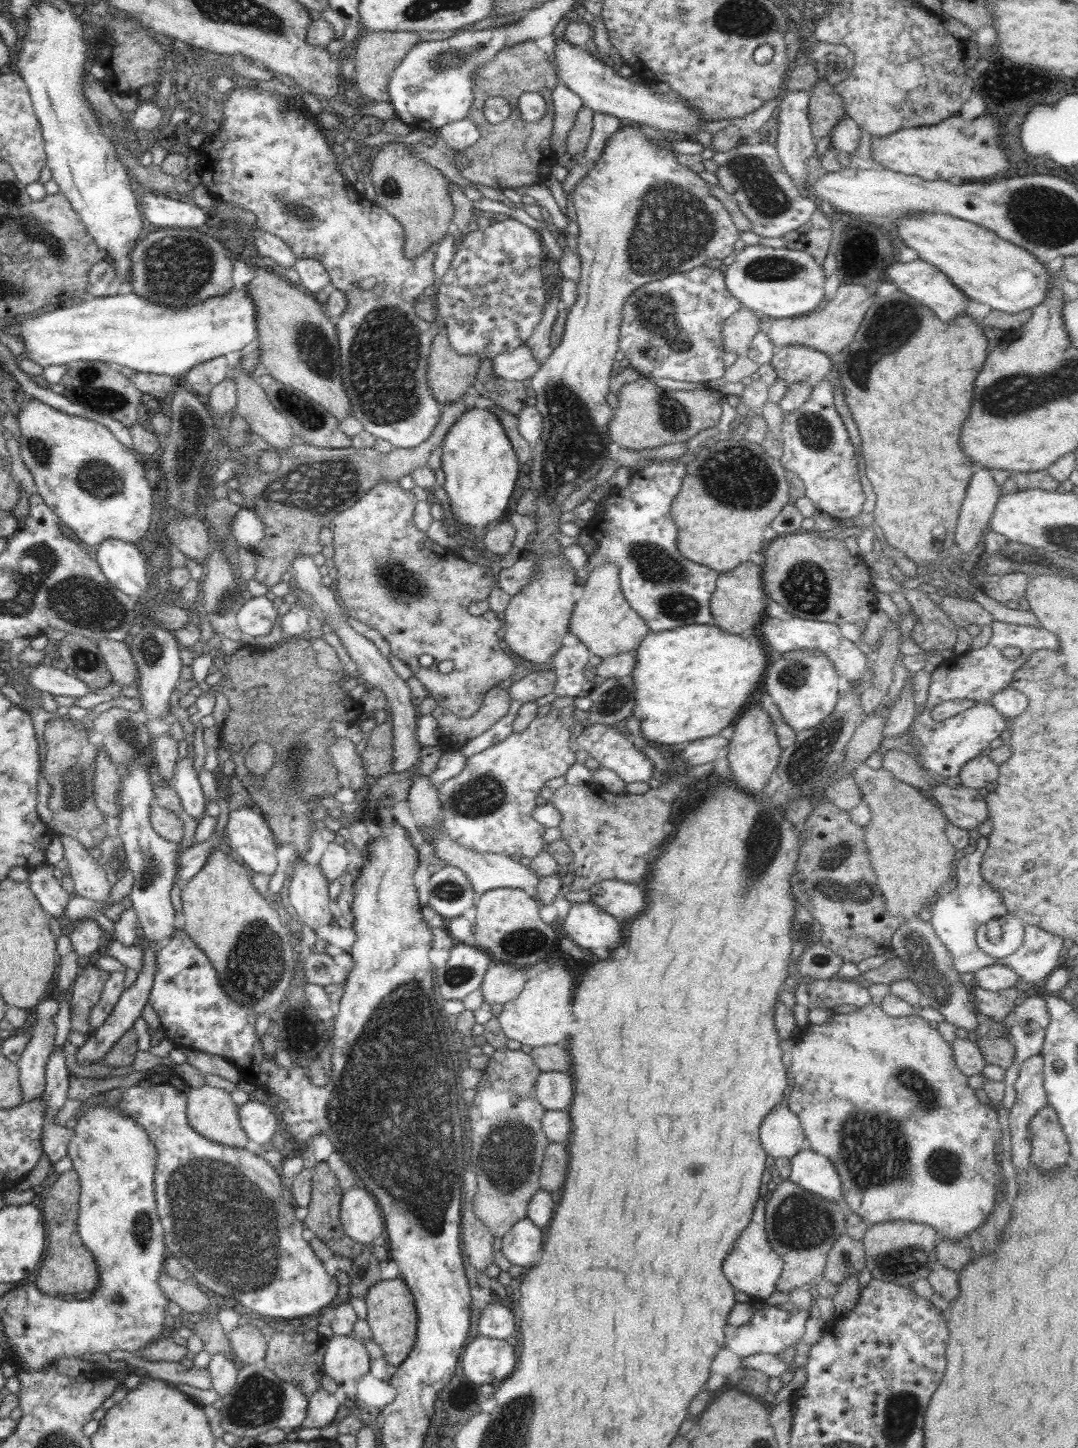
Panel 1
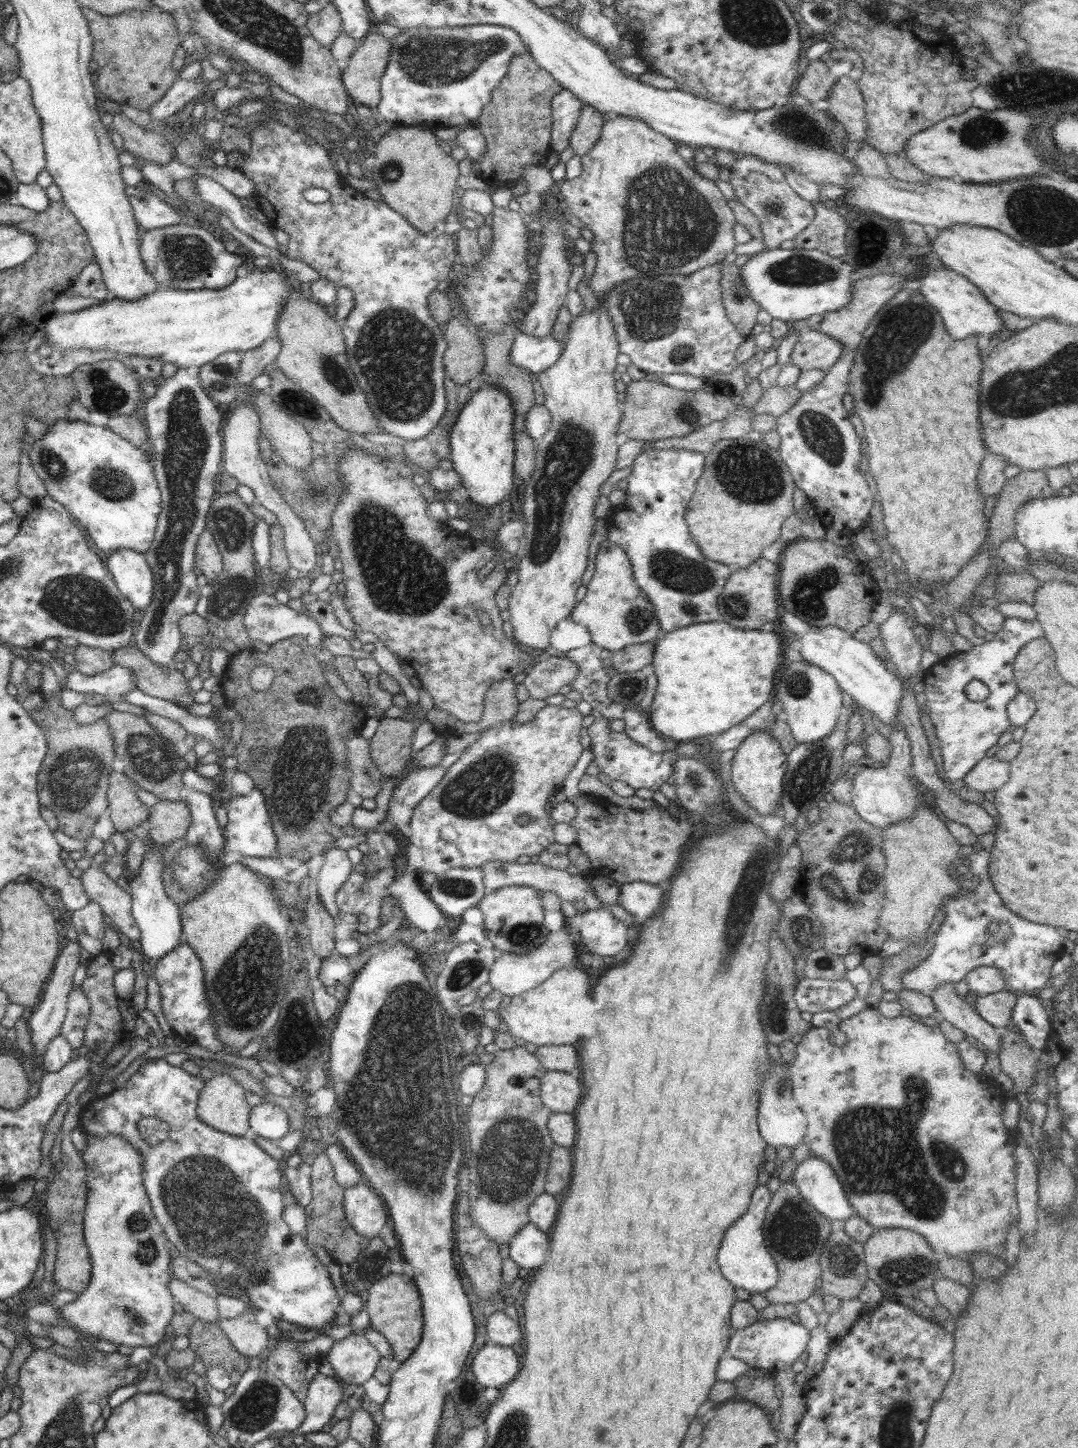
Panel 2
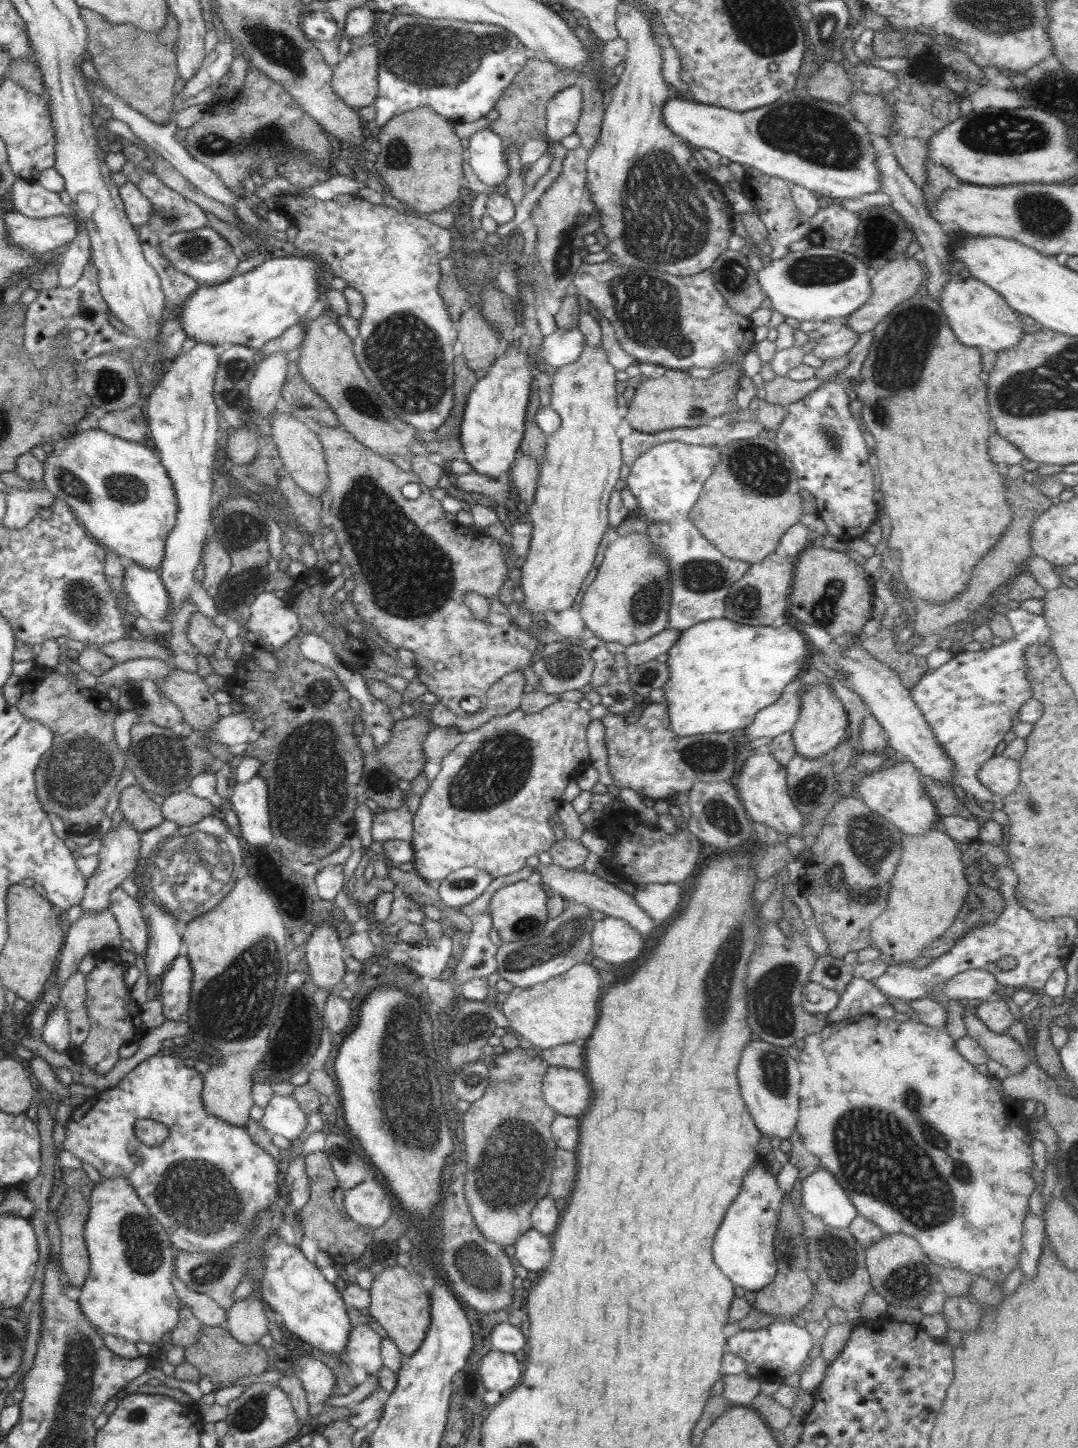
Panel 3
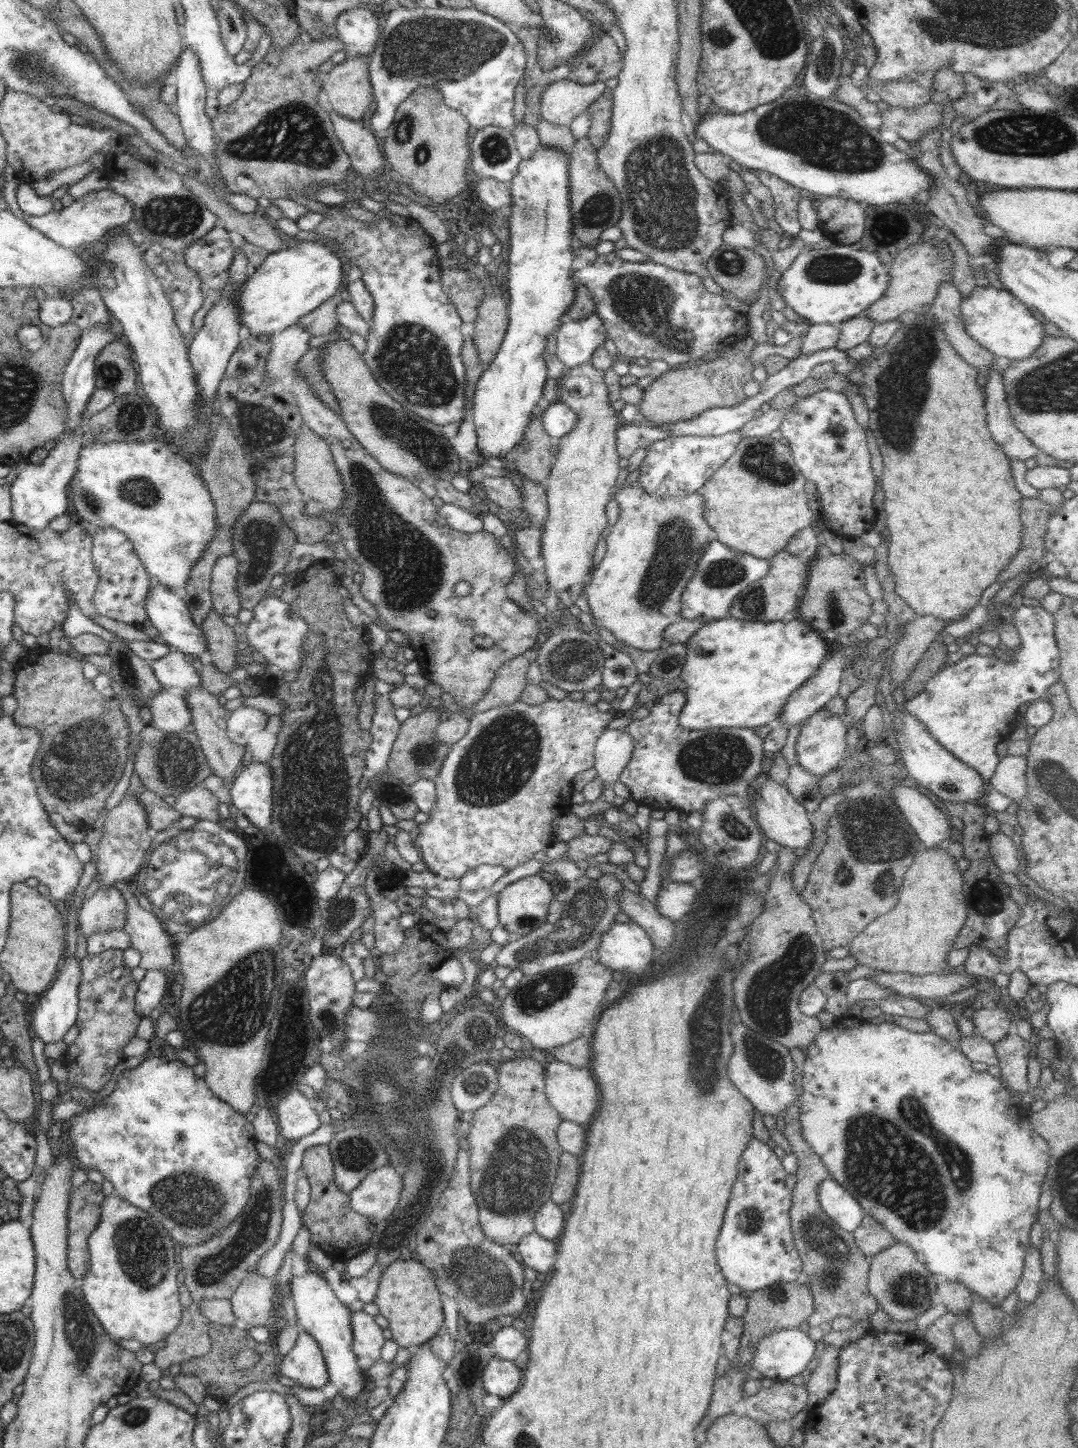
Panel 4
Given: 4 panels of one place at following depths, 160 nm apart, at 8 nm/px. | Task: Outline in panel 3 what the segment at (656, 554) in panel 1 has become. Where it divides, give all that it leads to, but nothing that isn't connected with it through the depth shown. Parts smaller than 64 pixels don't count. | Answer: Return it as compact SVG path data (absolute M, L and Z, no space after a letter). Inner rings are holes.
M680 441L663 442L646 449L631 464L627 478L627 488L638 499L638 511L634 517L629 516L615 529L619 536L627 536L629 532L645 532L651 544L666 555L671 570L671 595L669 606L668 627L684 630L710 619L722 618L726 595L731 592L731 586L742 578L749 569L750 563L724 556L710 541L699 533L699 530L687 518L702 492L705 480L712 474L714 466L718 464L720 446L702 446L701 444L686 444ZM654 520L653 525L645 521Z

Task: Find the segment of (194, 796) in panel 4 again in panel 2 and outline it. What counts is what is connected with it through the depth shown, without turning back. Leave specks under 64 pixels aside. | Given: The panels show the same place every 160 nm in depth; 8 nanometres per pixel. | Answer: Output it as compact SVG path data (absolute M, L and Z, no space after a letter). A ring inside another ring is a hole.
M161 800L150 807L148 818L138 832L148 834L159 847L182 839L191 823L190 809L185 801Z

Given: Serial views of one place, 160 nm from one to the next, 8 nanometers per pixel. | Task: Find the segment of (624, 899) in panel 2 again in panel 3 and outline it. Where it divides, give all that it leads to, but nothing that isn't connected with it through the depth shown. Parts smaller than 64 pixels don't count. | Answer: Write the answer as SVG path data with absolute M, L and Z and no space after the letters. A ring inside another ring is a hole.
M646 883L635 885L636 892L633 896L636 904L656 922L668 921L680 910L682 884Z

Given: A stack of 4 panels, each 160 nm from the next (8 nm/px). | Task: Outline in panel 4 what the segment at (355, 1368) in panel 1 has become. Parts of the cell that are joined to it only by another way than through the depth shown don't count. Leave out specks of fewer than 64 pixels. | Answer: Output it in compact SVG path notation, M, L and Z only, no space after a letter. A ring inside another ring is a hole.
M366 1312L351 1313L353 1344L352 1351L357 1358L380 1359L385 1344L383 1329L376 1324L374 1317Z

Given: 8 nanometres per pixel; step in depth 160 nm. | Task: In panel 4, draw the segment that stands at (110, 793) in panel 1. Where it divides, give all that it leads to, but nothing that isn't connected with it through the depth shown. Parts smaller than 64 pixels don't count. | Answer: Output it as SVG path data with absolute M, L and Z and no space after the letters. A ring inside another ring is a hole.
M151 790L142 791L139 794L139 802L147 812L149 827L154 828L156 831L170 828L182 817L177 810L174 810L173 806L170 806L161 796L154 794Z

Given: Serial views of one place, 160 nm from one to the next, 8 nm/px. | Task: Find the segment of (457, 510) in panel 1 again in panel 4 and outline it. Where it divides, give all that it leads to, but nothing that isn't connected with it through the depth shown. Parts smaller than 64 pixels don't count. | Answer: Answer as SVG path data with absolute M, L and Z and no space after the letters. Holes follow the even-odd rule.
M541 144L541 150L536 155L532 155L528 161L521 160L518 174L509 183L512 200L507 209L506 223L510 231L510 254L505 268L497 271L498 284L506 284L510 295L509 323L500 351L478 380L472 407L472 422L478 435L477 446L483 456L512 456L514 448L522 441L536 405L543 398L548 379L543 358L546 336L564 322L575 297L571 266L576 258L574 250L582 246L575 244L571 226L569 164L570 155Z

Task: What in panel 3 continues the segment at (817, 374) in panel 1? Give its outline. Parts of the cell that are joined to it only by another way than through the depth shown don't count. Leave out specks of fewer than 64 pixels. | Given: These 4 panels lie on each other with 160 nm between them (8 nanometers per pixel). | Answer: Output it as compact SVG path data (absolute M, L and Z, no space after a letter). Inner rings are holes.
M831 321L820 322L808 335L808 341L813 344L812 355L822 361L846 355L857 344L860 336L849 326Z

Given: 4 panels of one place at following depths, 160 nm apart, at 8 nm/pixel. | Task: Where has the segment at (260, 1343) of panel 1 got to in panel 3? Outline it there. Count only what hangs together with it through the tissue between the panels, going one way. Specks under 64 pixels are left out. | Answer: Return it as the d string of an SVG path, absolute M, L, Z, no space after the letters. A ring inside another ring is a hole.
M253 1292L245 1299L234 1301L227 1309L225 1328L236 1341L244 1345L257 1344L273 1326L264 1310L263 1301Z

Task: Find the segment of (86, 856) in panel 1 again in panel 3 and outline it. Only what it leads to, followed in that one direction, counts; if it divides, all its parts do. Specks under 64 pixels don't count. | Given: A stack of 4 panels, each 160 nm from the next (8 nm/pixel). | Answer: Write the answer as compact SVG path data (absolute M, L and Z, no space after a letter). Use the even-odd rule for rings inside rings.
M121 887L112 890L111 893L109 908L114 919L118 921L122 938L129 940L136 952L145 956L149 938L139 900L132 898Z

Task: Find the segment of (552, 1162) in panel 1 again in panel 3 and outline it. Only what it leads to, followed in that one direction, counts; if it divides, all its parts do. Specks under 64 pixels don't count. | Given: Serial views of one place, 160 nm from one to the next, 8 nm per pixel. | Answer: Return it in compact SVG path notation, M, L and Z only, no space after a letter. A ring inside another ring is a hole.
M558 1147L552 1173L552 1186L549 1186L550 1196L555 1200L570 1196L574 1180L576 1180L576 1153Z

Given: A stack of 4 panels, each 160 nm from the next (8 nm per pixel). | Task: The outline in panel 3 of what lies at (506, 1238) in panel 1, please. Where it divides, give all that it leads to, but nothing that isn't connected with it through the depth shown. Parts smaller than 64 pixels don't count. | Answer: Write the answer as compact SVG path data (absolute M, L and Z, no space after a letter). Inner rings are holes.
M532 1228L516 1239L514 1258L528 1270L536 1272L546 1268L552 1260L550 1237Z

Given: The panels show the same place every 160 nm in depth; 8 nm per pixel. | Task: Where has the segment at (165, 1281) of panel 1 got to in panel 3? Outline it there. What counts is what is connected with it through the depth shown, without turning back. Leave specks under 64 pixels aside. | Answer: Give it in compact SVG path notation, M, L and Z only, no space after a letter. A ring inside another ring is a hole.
M176 1276L172 1277L171 1283L176 1291L176 1296L190 1308L201 1324L218 1327L226 1325L227 1309L222 1308L213 1298L189 1289Z

